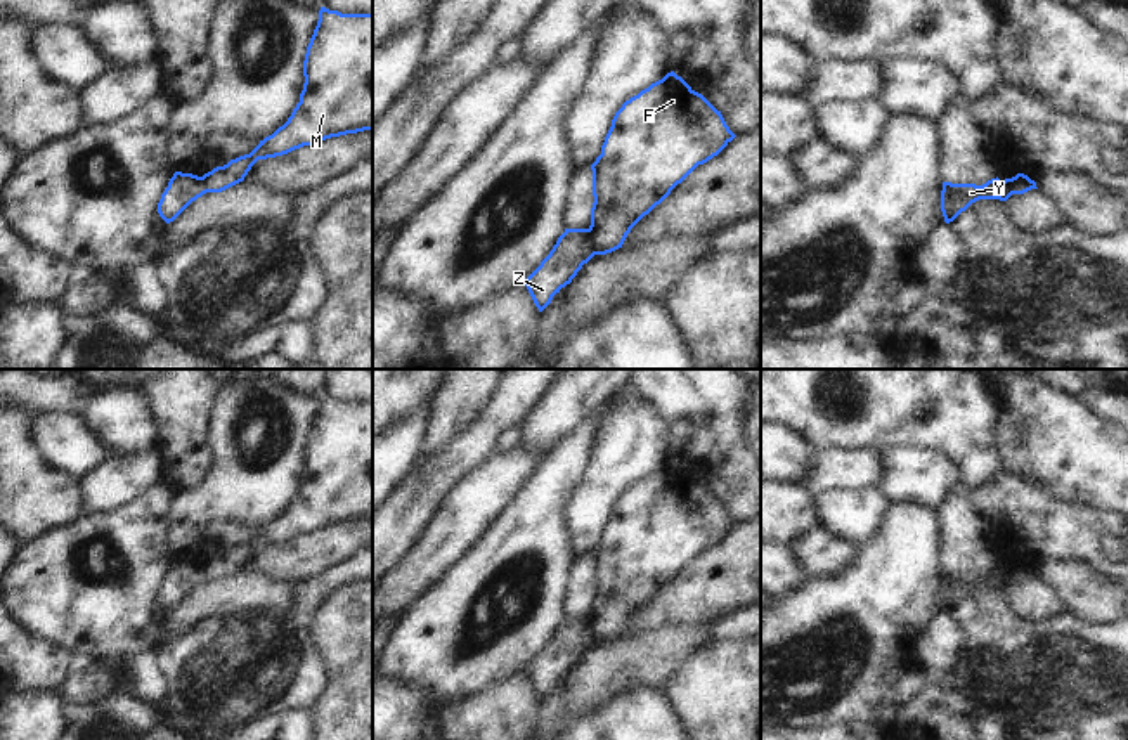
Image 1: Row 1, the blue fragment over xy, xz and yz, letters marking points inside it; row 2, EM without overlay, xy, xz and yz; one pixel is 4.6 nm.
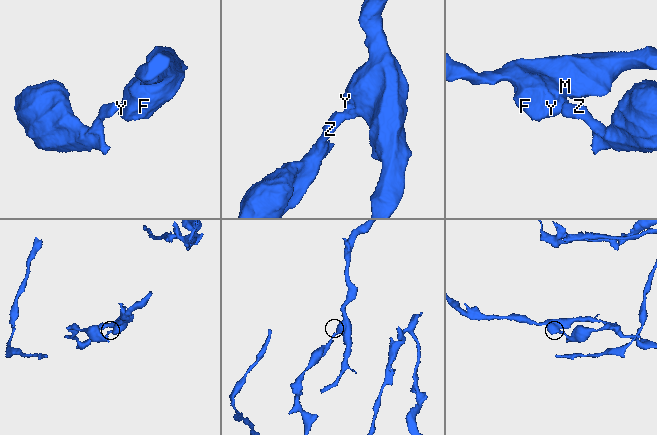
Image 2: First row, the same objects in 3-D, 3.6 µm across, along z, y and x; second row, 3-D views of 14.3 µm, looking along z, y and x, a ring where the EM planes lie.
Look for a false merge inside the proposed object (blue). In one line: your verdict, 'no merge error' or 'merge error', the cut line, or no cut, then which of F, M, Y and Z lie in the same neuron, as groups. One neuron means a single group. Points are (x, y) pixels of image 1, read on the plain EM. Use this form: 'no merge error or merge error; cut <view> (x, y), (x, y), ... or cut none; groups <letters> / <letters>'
merge error; cut xz (588, 617), (596, 642); groups F M Y / Z

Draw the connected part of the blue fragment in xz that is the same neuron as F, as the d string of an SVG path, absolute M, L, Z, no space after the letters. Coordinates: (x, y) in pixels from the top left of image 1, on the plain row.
M674 459L626 489L591 553L594 641L622 636L645 603L735 525L721 499Z

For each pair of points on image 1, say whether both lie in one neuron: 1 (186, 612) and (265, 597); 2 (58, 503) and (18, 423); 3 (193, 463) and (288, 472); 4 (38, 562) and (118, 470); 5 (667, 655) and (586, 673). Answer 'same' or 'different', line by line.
1: same
2: same
3: different
4: different
5: same

